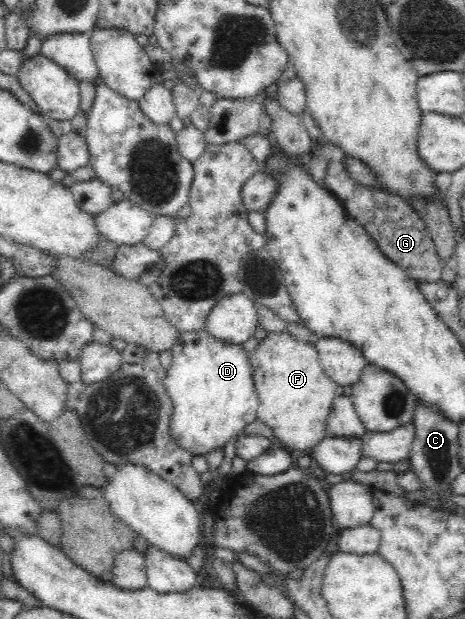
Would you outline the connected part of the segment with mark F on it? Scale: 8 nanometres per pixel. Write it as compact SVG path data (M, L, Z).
M269 332L268 337L251 352L249 359L260 400L256 418L270 427L271 438L278 446L293 456L311 451L327 436L325 426L338 385L322 370L313 343L307 345L295 341L287 332Z

